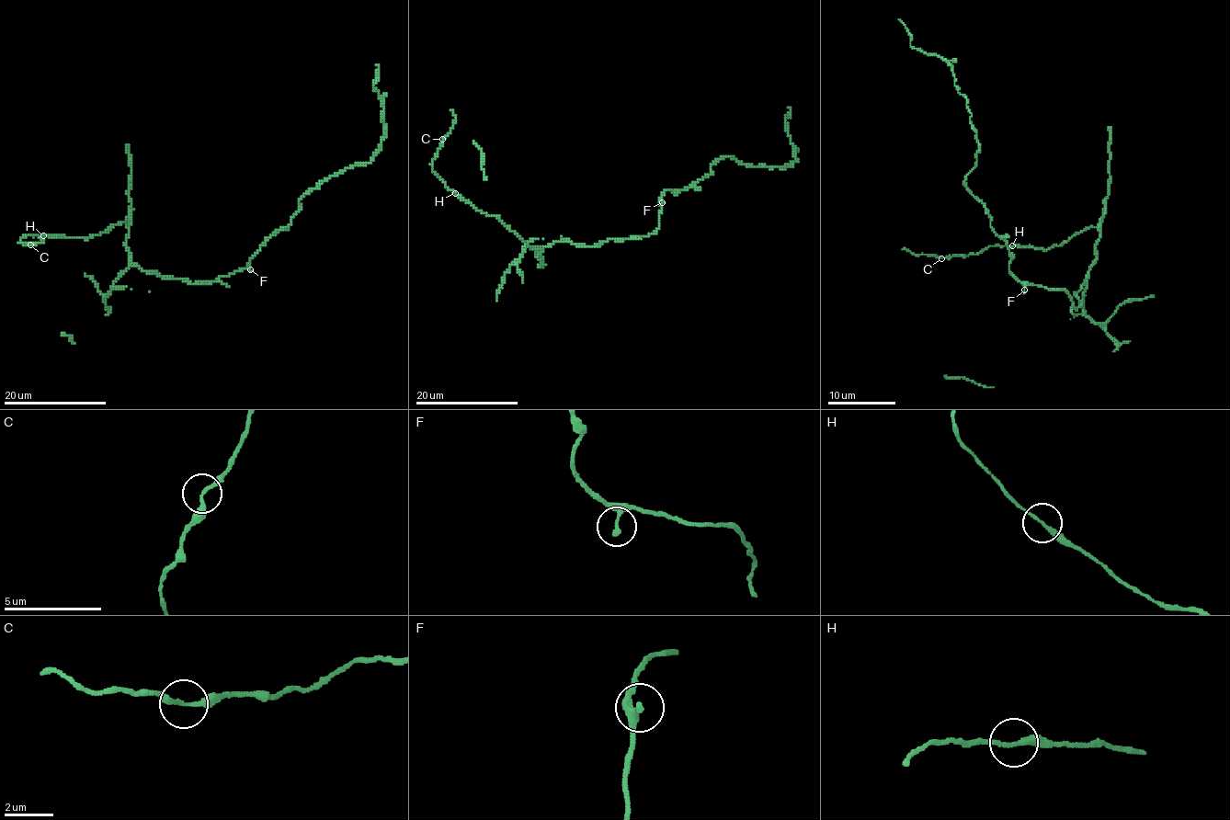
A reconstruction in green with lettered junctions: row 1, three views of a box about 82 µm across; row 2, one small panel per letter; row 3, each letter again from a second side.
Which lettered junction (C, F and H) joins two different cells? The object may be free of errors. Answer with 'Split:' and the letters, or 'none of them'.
Split: none of them

